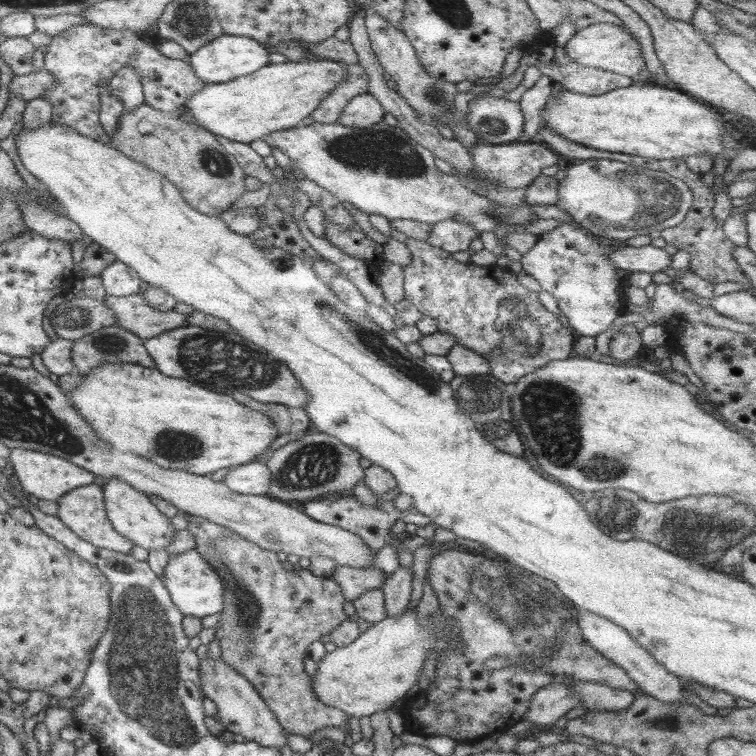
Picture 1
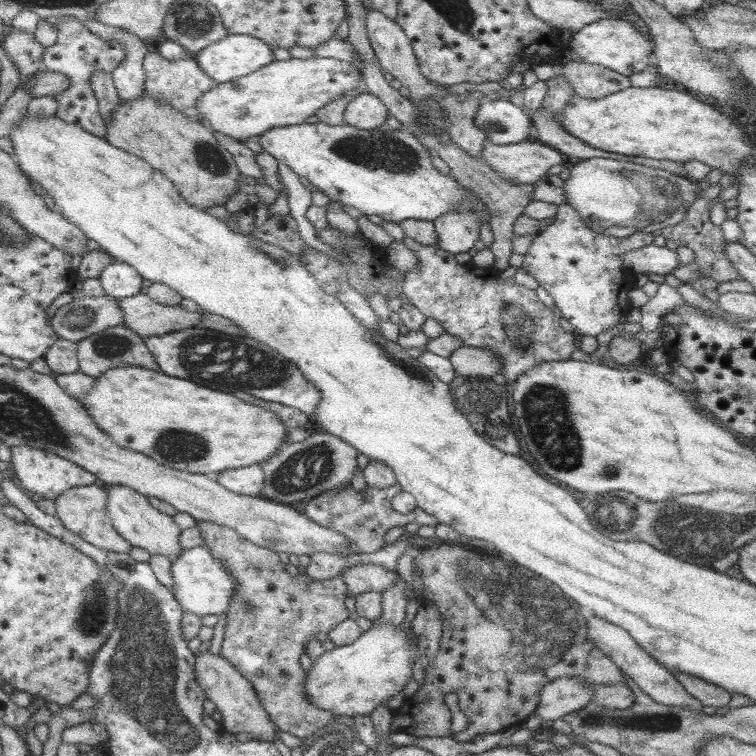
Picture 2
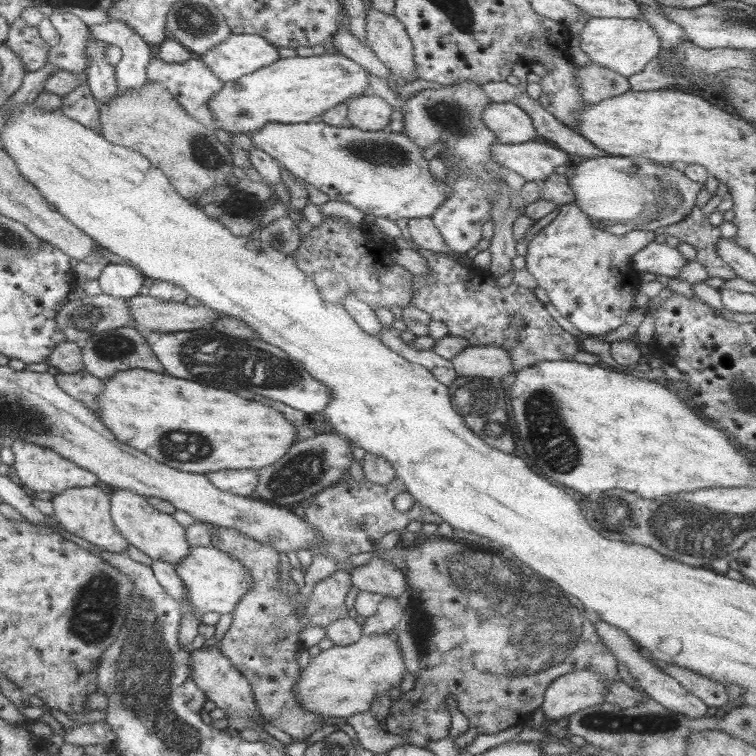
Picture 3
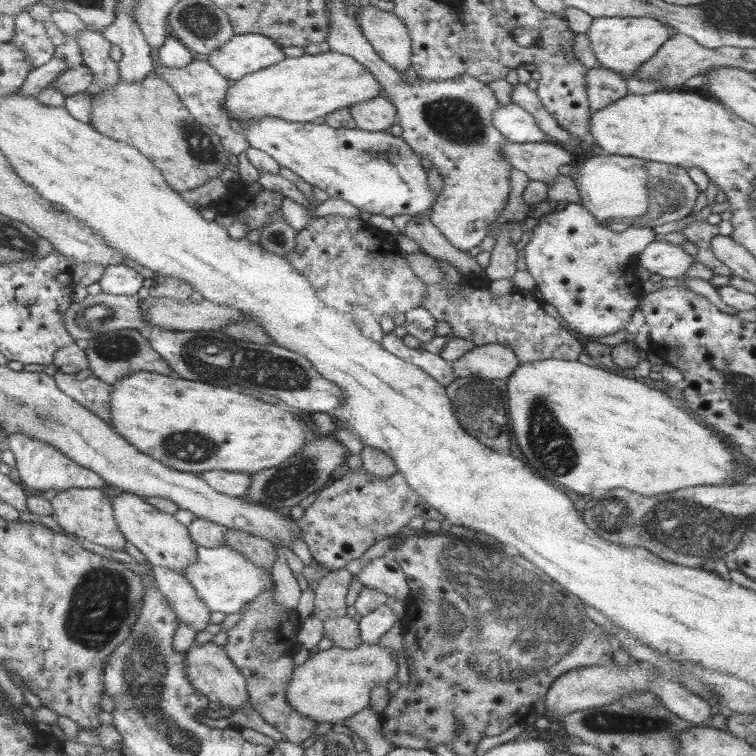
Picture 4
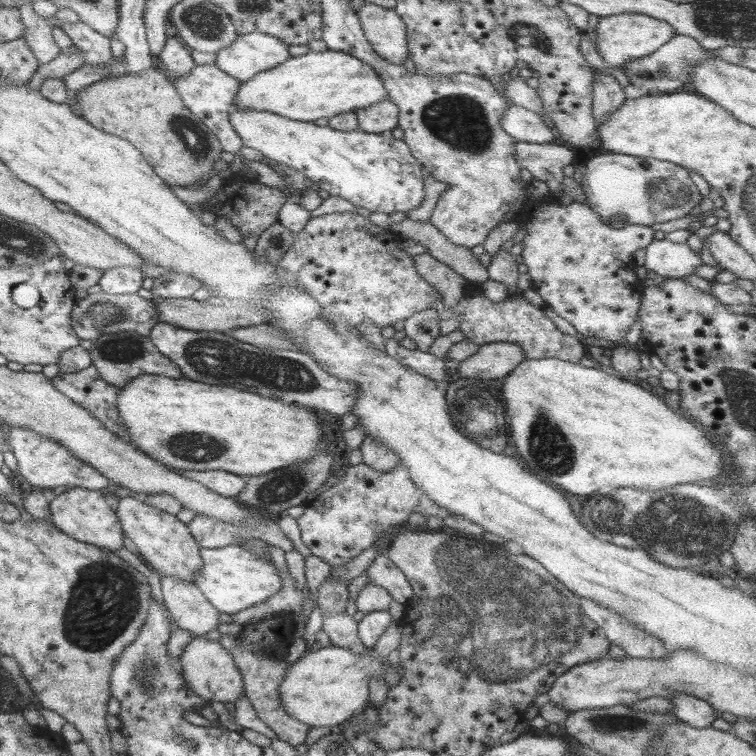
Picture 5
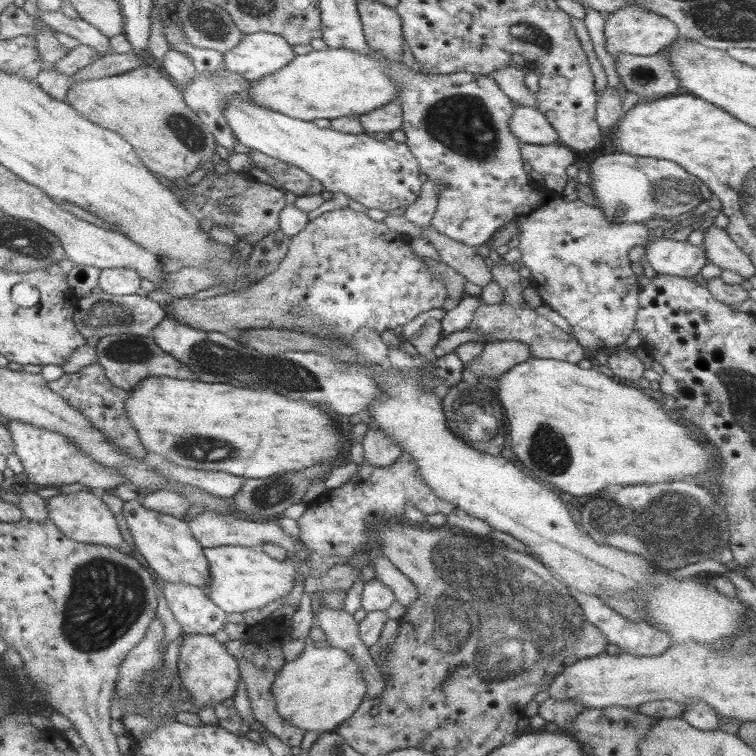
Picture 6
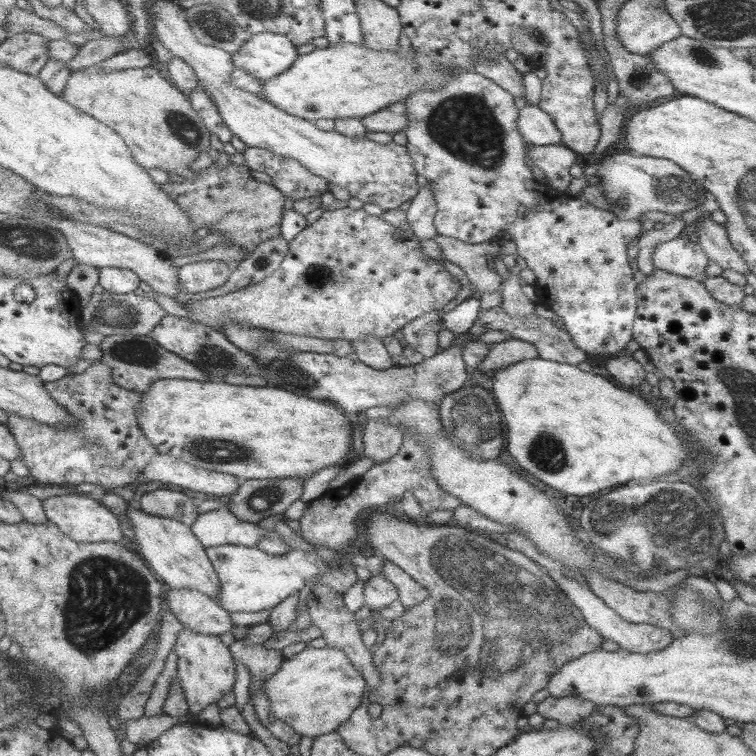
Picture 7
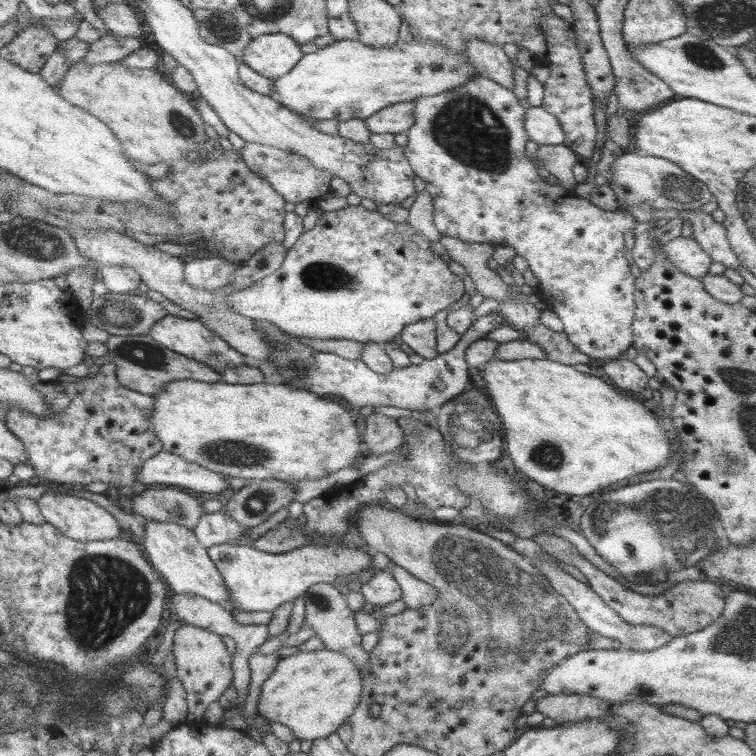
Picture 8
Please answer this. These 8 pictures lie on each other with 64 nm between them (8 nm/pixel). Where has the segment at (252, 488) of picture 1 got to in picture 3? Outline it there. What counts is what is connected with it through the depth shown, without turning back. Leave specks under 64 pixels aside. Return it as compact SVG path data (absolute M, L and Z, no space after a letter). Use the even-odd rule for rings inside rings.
M258 469L220 470L213 474L205 474L208 480L220 490L248 497L259 483Z

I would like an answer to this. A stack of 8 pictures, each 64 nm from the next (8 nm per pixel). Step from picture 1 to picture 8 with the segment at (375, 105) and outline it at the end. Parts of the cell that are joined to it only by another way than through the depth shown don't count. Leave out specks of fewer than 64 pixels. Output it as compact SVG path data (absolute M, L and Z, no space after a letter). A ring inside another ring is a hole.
M398 102L395 105L385 106L365 119L370 132L376 134L398 134L407 131L414 124L414 102Z

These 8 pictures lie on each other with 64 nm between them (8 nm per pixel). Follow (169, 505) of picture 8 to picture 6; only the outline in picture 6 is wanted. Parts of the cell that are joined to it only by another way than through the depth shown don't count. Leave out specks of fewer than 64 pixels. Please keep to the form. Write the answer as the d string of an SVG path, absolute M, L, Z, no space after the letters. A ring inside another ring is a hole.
M160 489L142 493L139 497L142 506L160 513L170 514L180 520L185 520L185 514L191 507L189 500L172 490Z

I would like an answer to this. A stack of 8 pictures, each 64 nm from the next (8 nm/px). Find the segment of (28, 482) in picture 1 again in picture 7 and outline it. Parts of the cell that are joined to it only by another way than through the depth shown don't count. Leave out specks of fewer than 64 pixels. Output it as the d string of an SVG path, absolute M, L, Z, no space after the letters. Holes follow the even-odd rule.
M102 360L92 362L84 373L68 372L65 377L43 385L48 395L78 421L80 428L46 426L9 414L6 427L37 484L90 482L109 490L140 479L145 465L157 454L156 447L148 443L136 420L136 407L142 401L140 393L118 386L113 381L112 369Z

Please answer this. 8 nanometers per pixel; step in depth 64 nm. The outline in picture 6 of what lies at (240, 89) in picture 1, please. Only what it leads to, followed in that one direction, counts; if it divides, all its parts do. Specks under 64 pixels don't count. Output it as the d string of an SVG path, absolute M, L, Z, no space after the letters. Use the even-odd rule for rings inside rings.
M334 48L328 50L312 50L309 54L296 55L295 58L277 70L274 74L268 74L260 80L251 82L251 87L246 90L249 99L257 105L275 110L292 118L313 121L316 118L340 118L342 116L356 116L372 112L397 98L399 88L393 81L391 72L386 64L372 60L370 56L358 54L348 48Z

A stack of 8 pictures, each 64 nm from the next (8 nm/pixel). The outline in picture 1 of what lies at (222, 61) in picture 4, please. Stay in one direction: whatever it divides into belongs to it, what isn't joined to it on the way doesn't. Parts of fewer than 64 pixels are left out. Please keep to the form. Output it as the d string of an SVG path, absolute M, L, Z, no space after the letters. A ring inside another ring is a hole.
M223 34L212 40L188 58L188 64L194 72L206 83L228 82L239 76L252 74L268 64L267 46L257 40L245 36Z

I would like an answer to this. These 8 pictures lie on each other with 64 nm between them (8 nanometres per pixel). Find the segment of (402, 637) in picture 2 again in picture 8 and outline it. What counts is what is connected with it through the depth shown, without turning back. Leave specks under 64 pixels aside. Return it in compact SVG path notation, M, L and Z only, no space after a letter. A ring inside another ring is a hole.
M335 650L299 651L278 661L276 670L262 683L256 705L259 716L287 726L298 740L316 740L335 733L359 703L363 687L353 662Z

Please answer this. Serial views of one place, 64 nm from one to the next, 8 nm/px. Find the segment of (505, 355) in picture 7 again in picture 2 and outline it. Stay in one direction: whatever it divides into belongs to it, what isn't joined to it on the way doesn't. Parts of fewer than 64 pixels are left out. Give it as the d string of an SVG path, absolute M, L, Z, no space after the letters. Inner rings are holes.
M459 346L451 355L455 374L458 376L481 376L498 379L501 374L502 361L488 349Z

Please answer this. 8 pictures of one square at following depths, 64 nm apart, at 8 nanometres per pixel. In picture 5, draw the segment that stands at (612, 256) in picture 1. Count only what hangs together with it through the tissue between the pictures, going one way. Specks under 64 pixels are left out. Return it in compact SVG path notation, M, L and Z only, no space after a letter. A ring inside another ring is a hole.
M654 239L645 249L645 267L658 274L658 278L681 279L694 274L703 264L701 254L690 249L685 241Z

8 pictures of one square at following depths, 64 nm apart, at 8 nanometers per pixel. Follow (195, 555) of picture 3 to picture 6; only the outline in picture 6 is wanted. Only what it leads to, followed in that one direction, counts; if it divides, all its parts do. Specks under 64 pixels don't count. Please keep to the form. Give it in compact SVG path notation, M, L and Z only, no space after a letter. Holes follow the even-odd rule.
M245 546L203 547L203 553L209 562L211 572L211 582L207 584L207 588L204 588L204 592L225 613L242 613L264 608L273 600L287 596L295 585L297 570L306 567L304 561L295 563L288 556L279 561L260 549Z

